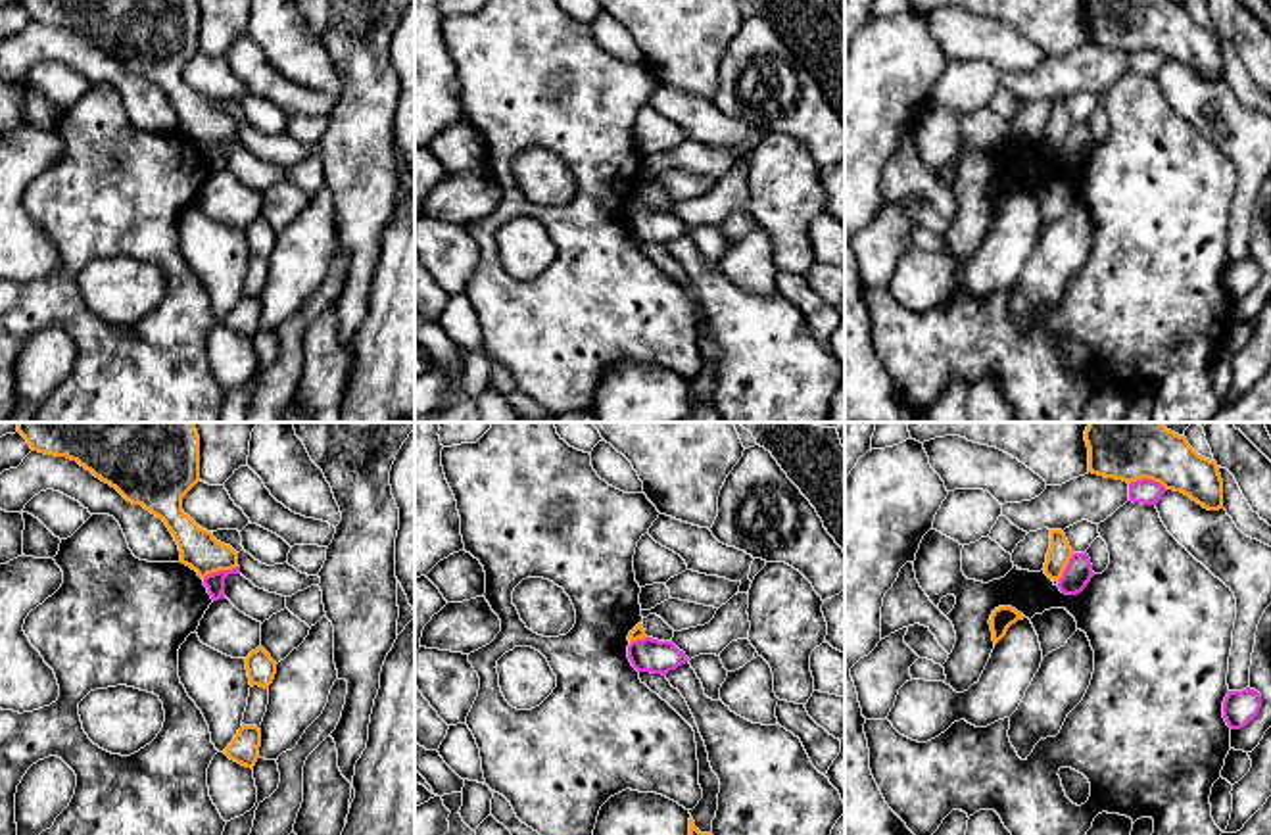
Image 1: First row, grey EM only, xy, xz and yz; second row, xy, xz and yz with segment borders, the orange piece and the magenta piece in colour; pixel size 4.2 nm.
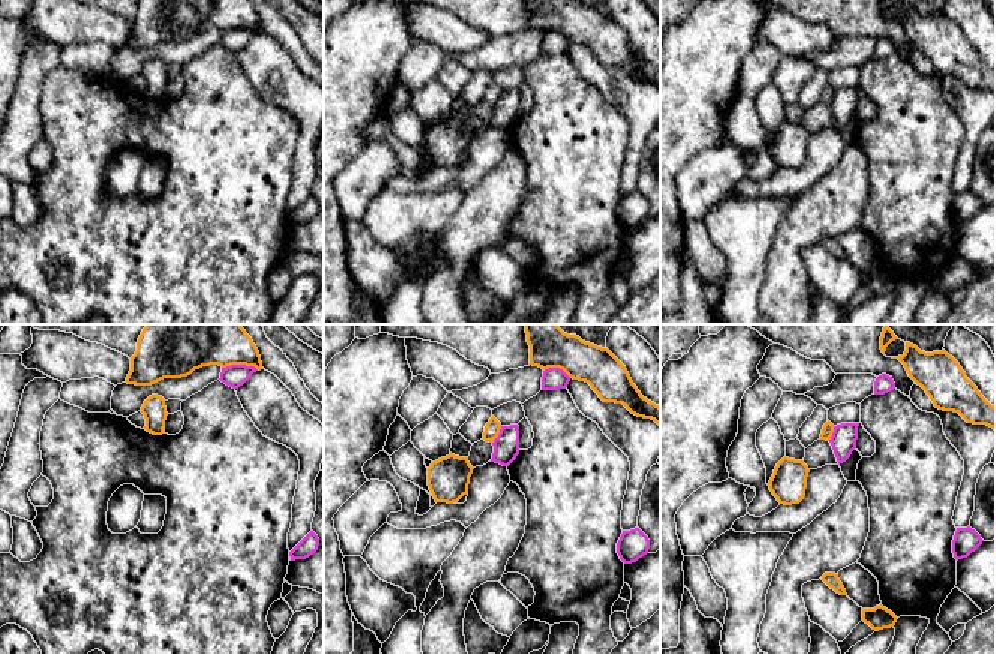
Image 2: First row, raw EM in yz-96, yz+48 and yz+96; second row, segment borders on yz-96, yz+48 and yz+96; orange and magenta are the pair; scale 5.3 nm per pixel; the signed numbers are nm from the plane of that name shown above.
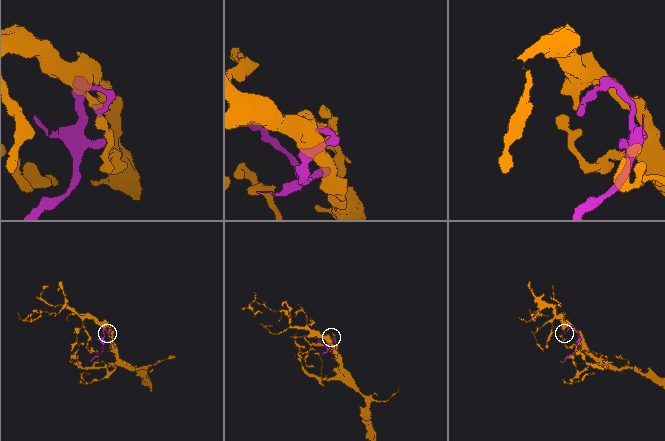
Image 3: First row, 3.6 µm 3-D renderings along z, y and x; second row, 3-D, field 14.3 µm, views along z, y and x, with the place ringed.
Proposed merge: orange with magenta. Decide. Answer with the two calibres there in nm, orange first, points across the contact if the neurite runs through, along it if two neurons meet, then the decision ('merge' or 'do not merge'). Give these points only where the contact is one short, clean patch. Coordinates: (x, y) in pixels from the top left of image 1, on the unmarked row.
calibres 220 and 110 nm; do not merge

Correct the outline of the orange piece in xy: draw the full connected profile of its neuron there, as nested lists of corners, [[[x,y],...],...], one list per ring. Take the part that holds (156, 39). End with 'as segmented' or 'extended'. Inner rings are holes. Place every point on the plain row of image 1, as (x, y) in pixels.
[[[17,0],[33,21],[67,27],[115,58],[129,73],[142,75],[165,92],[173,104],[182,134],[204,150],[219,140],[238,136],[238,123],[200,98],[184,81],[182,67],[200,52],[198,0]]]; as segmented

